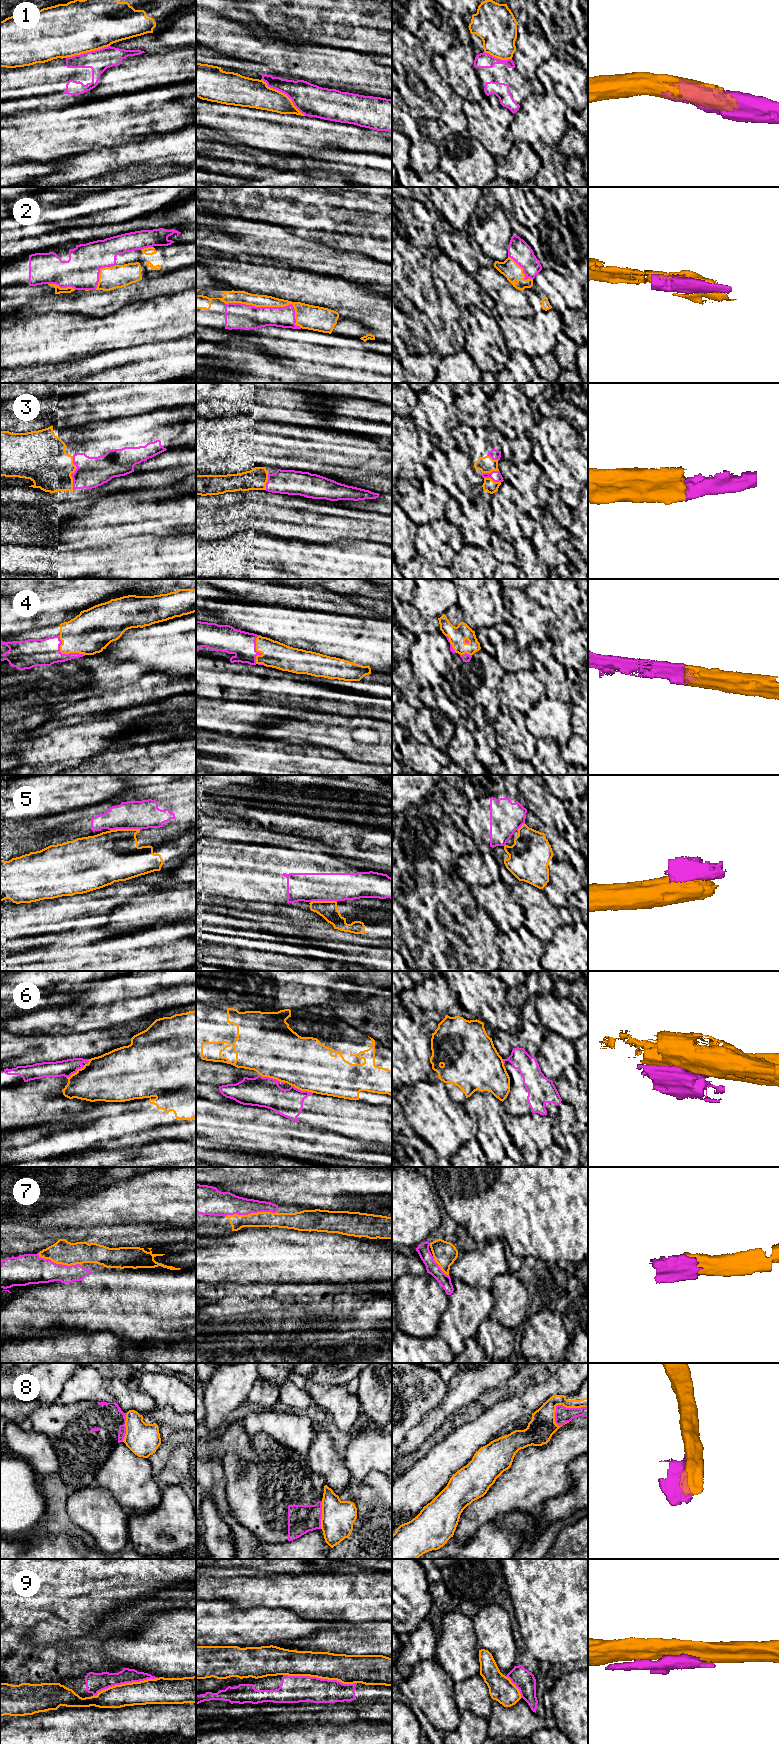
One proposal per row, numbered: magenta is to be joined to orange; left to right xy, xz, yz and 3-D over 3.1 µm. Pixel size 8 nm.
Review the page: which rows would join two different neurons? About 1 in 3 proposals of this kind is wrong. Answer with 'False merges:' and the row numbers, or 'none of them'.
False merges: 1, 5, 6, 8, 9

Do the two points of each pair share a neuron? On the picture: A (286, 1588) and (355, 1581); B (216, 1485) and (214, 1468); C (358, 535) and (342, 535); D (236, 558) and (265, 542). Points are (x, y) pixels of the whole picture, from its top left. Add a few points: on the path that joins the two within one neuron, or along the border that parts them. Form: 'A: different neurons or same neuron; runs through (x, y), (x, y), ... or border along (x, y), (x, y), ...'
A: same neuron; runs through (303, 1588), (338, 1588)
B: same neuron; runs through (214, 1481), (214, 1472)
C: same neuron; runs through (354, 535), (346, 535)
D: same neuron; runs through (243, 551), (252, 542), (258, 542)

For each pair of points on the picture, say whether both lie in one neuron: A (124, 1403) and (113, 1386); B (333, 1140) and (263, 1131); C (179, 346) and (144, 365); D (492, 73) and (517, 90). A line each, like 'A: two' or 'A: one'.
A: one
B: one
C: one
D: one

